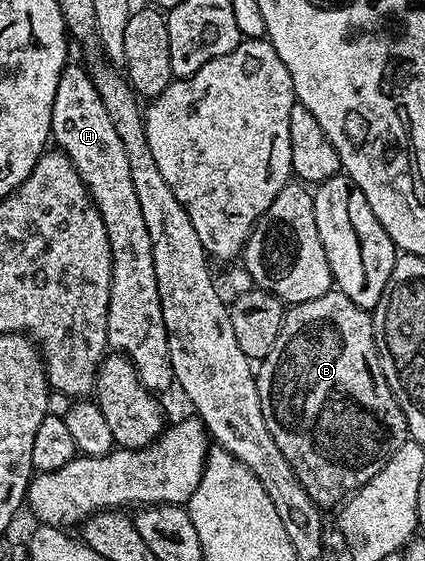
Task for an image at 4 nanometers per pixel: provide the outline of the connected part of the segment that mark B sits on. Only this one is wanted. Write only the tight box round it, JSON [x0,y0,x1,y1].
[255,288,409,508]

